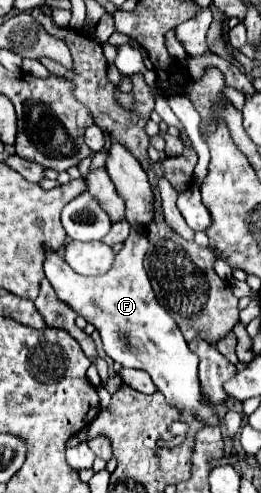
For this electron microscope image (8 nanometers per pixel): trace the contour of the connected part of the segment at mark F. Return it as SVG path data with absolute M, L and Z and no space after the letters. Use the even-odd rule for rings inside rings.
M133 227L131 235L127 237L127 241L123 245L123 249L115 257L115 265L113 265L113 271L109 271L109 275L81 277L57 253L49 253L47 255L47 259L45 259L45 275L47 275L49 283L53 285L55 293L61 297L61 301L65 301L69 307L73 307L77 311L77 315L85 317L99 331L99 335L103 339L103 349L115 363L121 363L123 367L147 371L151 375L157 391L161 391L165 395L169 405L175 405L177 409L193 411L199 417L199 421L203 421L205 425L217 425L219 423L217 421L217 411L213 407L209 407L207 401L203 401L203 395L199 391L197 355L193 355L193 351L189 351L179 327L173 323L171 315L157 303L157 299L153 295L151 283L149 283L147 273L143 269L143 257L145 257L147 245L149 243L145 239L143 227Z

